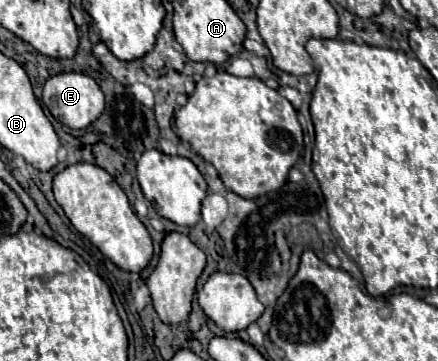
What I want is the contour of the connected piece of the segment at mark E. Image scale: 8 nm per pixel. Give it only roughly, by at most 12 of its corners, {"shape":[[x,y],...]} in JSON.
{"shape":[[62,72],[44,84],[42,102],[58,122],[86,128],[104,94],[86,74]]}

